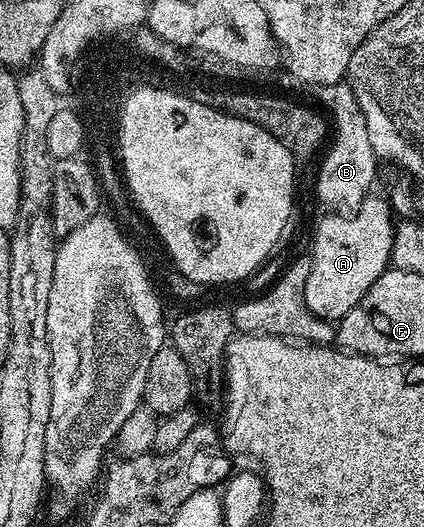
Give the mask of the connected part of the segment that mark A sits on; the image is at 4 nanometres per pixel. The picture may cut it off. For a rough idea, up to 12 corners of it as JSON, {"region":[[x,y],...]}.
{"region":[[370,194],[317,224],[307,310],[339,322],[393,259],[395,213]]}

